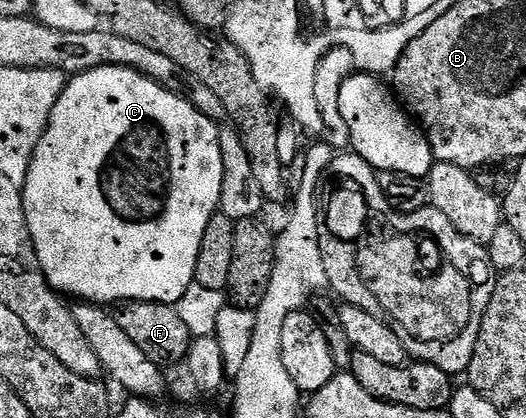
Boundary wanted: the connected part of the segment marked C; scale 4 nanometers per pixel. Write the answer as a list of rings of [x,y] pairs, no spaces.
[[[105,66],[75,74],[66,83],[62,95],[52,108],[52,116],[28,168],[28,180],[22,187],[24,216],[28,220],[28,232],[40,260],[44,276],[55,290],[63,295],[71,294],[74,300],[95,304],[125,304],[128,302],[178,303],[185,290],[195,283],[196,256],[200,256],[200,240],[204,240],[204,228],[208,220],[219,213],[220,188],[224,184],[224,160],[220,156],[218,139],[219,123],[208,120],[188,100],[168,92],[148,76],[119,66]]]

